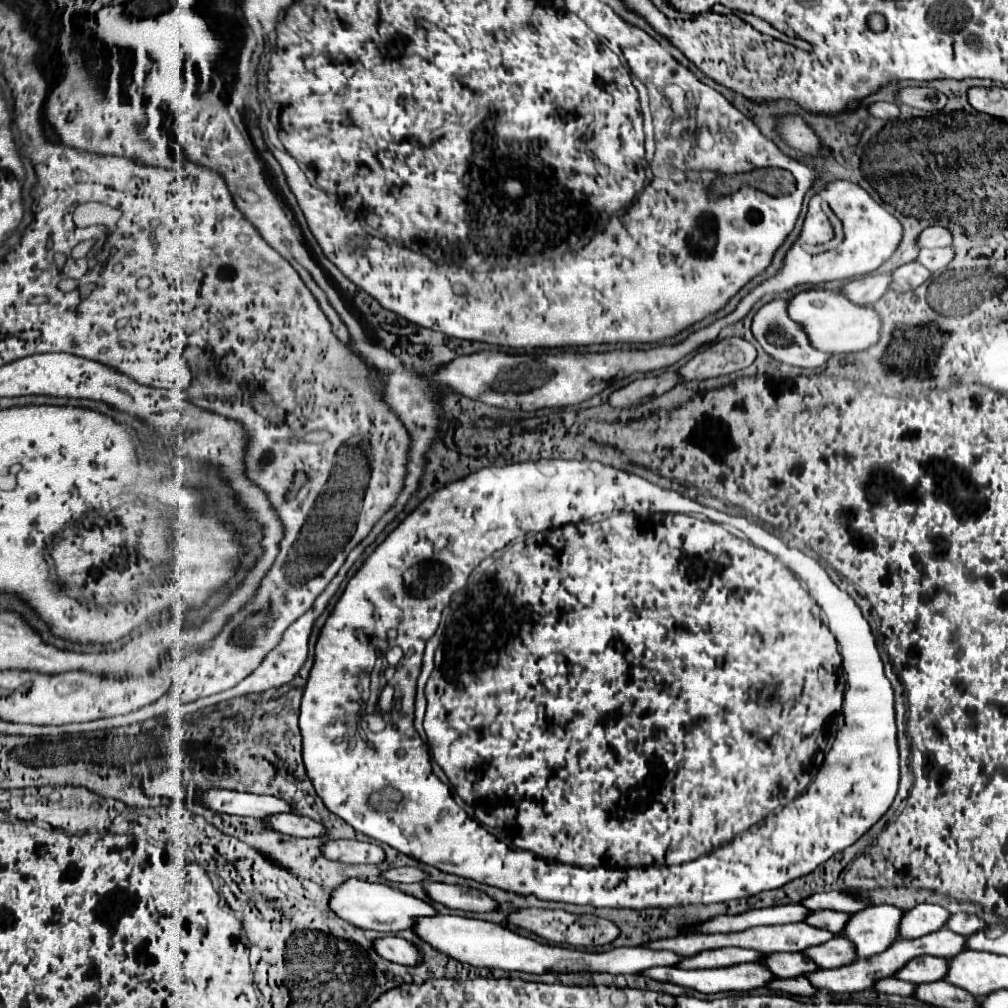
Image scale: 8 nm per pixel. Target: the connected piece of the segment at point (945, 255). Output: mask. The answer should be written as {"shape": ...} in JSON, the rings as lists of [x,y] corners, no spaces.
{"shape":[[[923,248],[919,252],[917,262],[921,262],[925,268],[929,268],[931,272],[949,266],[949,262],[955,258],[955,250],[949,248]]]}

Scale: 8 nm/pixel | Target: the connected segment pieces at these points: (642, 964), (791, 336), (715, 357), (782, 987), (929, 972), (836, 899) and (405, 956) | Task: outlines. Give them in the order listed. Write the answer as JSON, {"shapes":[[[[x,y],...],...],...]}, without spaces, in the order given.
{"shapes":[[[[435,916],[419,918],[413,928],[425,942],[433,948],[449,954],[459,962],[467,962],[477,968],[499,968],[499,970],[519,970],[531,974],[547,972],[609,972],[609,974],[639,974],[653,966],[677,966],[685,956],[669,950],[651,950],[647,946],[637,948],[613,948],[607,952],[583,952],[569,950],[561,946],[547,946],[543,942],[519,936],[517,932],[475,918],[461,916]]],[[[775,298],[769,304],[761,306],[759,312],[753,318],[753,336],[755,340],[761,344],[761,348],[773,356],[779,362],[785,362],[789,366],[797,366],[797,368],[817,368],[821,364],[825,364],[833,354],[823,354],[821,350],[815,350],[815,346],[811,346],[811,340],[807,338],[807,332],[803,330],[803,326],[799,326],[795,320],[789,318],[787,314],[787,300],[785,298]]],[[[725,338],[709,344],[709,348],[697,352],[685,366],[679,368],[679,374],[685,380],[705,380],[723,374],[731,374],[751,366],[757,358],[757,350],[743,338]]],[[[805,976],[801,978],[787,978],[787,980],[781,980],[781,978],[775,978],[771,984],[769,984],[771,990],[777,990],[777,992],[785,992],[785,994],[791,994],[791,996],[817,996],[819,990],[815,990]]],[[[919,956],[911,960],[903,970],[895,974],[899,980],[943,980],[943,974],[947,974],[947,960],[935,958],[935,956]]],[[[823,892],[823,894],[813,894],[813,896],[805,898],[801,904],[807,906],[811,912],[835,910],[835,912],[855,914],[855,912],[871,906],[871,900],[857,898],[857,896],[845,894],[845,892]]],[[[385,936],[375,942],[375,950],[379,956],[383,956],[389,962],[403,964],[403,966],[419,966],[423,962],[423,956],[419,948],[403,938],[397,936]]]]}

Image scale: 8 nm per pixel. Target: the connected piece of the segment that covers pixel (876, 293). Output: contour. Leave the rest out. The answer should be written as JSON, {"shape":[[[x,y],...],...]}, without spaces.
{"shape":[[[891,272],[851,280],[841,288],[841,292],[855,304],[875,304],[889,288],[891,288]]]}

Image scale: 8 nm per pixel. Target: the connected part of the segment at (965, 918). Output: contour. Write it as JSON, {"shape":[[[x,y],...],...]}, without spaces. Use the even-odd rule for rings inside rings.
{"shape":[[[953,914],[947,922],[949,930],[953,930],[957,934],[963,934],[963,936],[967,936],[975,930],[983,930],[983,926],[987,926],[987,924],[977,914]]]}

